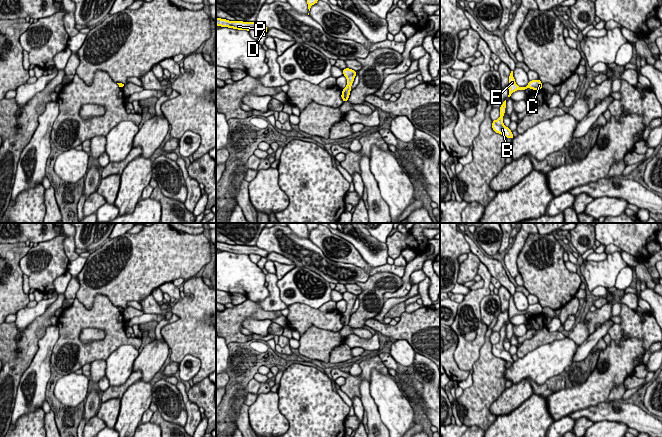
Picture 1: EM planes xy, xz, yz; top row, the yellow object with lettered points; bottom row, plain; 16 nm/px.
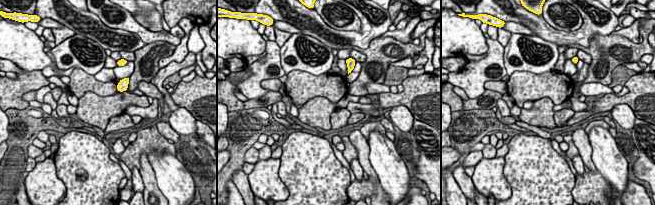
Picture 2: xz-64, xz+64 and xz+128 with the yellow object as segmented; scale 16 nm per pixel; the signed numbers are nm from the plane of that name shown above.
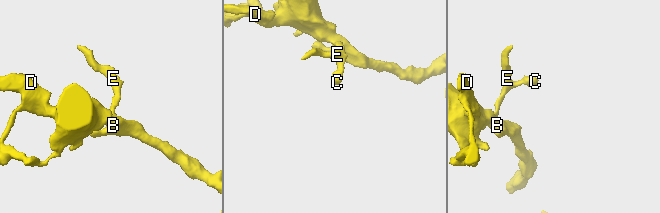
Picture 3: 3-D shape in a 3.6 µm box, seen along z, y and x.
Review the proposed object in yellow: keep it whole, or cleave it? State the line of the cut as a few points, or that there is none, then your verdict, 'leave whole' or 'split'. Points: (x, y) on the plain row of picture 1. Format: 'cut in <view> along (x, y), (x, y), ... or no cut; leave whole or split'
no cut; leave whole

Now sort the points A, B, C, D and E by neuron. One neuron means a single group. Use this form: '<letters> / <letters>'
A B C D E

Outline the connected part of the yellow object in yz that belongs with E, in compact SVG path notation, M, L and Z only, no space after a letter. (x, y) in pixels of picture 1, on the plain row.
M511 295L509 299L509 310L508 310L509 319L508 321L510 321L511 318L517 314L525 314L527 312L530 312L532 314L539 314L539 313L542 313L542 311L543 311L543 308L539 303L529 305L526 311L519 311L515 306L513 295Z

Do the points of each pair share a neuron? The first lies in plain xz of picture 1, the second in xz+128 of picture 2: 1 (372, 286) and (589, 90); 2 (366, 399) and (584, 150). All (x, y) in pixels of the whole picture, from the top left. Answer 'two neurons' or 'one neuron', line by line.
1: two neurons
2: one neuron

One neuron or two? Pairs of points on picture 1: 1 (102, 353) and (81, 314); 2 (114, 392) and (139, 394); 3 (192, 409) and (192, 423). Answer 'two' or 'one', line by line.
1: one
2: two
3: one

